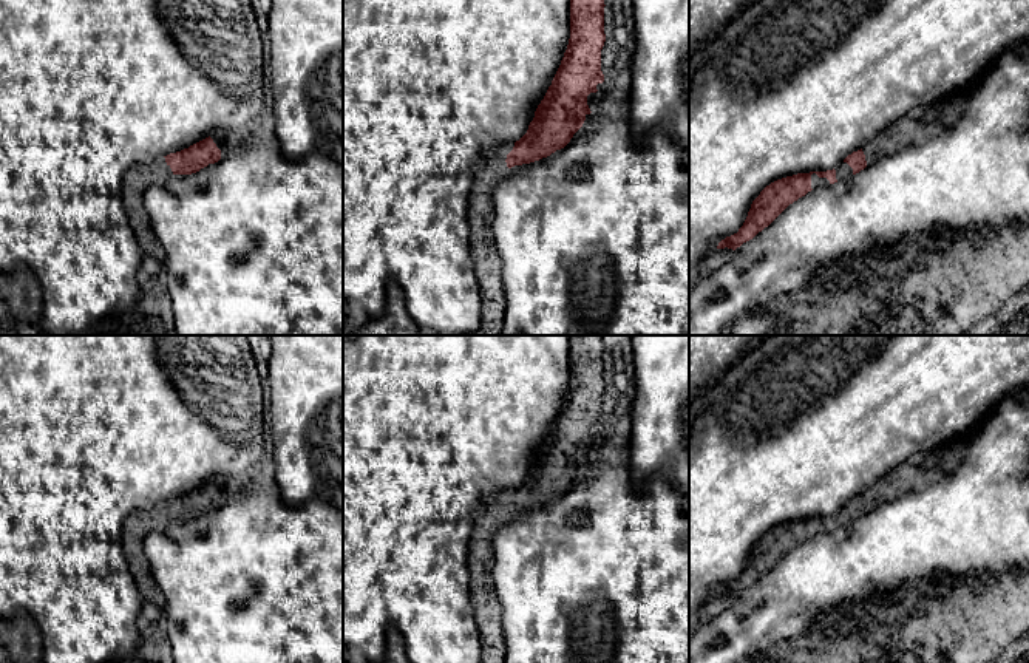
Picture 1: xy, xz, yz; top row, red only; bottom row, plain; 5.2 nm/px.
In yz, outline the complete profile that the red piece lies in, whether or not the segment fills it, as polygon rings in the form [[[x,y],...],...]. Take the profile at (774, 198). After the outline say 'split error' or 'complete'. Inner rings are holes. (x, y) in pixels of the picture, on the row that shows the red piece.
[[[908,114],[887,127],[871,142],[848,155],[844,162],[827,172],[797,173],[766,185],[752,201],[748,216],[737,233],[726,236],[717,249],[735,250],[768,227],[790,204],[808,192],[847,181],[885,155],[896,153],[908,145],[944,134],[947,125],[939,121],[925,122],[918,114]]]; split error

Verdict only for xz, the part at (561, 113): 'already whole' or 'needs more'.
needs more

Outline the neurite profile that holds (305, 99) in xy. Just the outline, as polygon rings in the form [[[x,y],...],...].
[[[270,0],[269,134],[289,159],[320,153],[343,164],[343,0]]]

